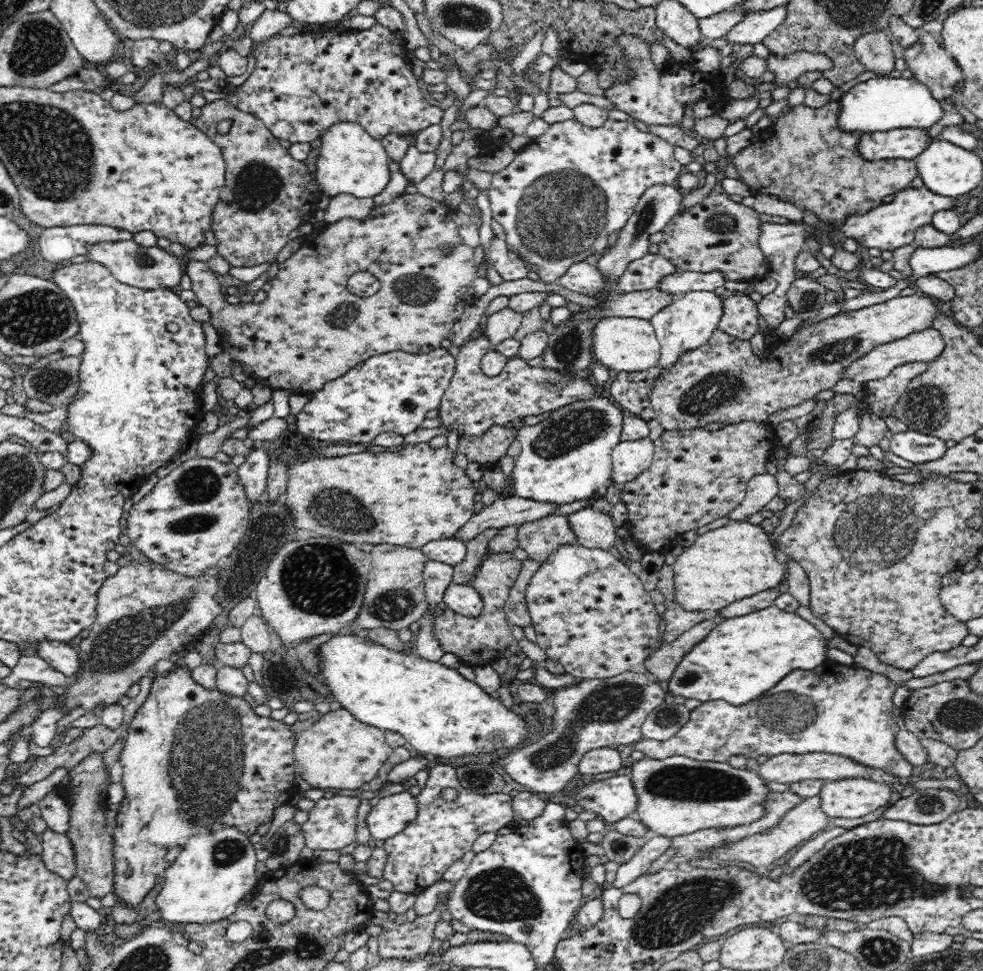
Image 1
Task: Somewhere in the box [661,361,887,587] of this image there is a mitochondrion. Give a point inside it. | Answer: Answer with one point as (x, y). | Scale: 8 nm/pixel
(713, 392)

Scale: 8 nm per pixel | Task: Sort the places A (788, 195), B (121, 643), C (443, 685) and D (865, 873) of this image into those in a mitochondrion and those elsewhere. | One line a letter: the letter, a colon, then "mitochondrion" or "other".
A: other
B: mitochondrion
C: other
D: mitochondrion

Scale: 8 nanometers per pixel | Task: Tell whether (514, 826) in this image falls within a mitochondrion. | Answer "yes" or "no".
no

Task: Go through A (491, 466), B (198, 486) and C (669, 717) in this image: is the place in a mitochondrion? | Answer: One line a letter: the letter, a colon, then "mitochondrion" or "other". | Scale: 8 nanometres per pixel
A: other
B: mitochondrion
C: mitochondrion

